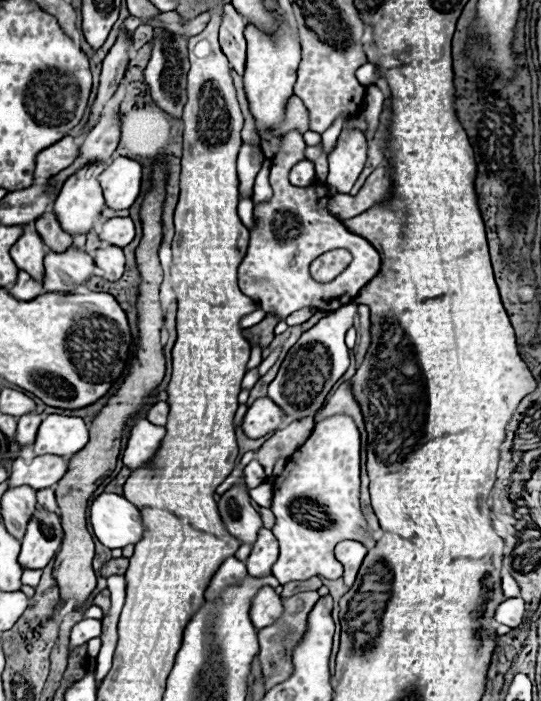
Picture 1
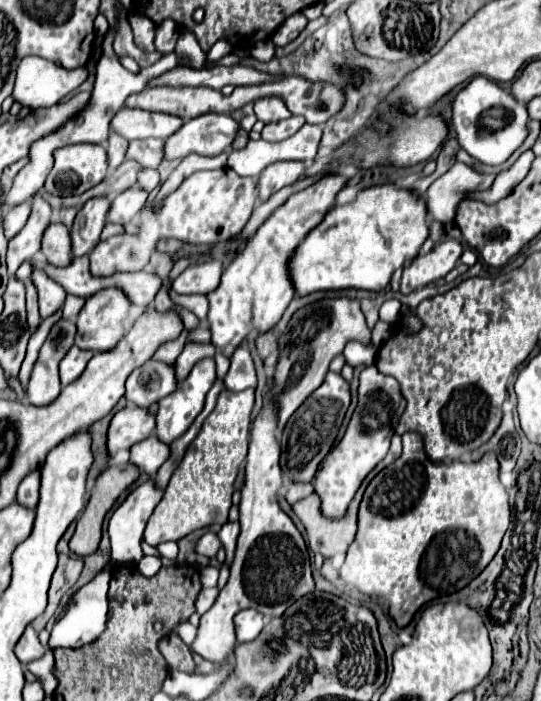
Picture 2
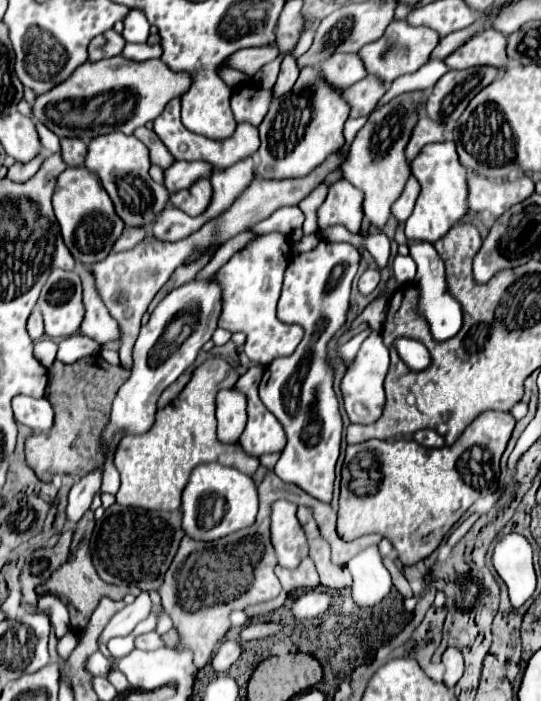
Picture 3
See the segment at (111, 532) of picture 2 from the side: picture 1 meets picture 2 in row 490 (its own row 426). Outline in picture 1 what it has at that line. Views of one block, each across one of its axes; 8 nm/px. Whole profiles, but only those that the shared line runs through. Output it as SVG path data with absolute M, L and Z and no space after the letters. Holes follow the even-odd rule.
M134 418L134 424L130 428L128 444L124 448L124 464L130 470L136 470L150 462L150 458L156 454L166 430L162 426L150 424L146 418Z

